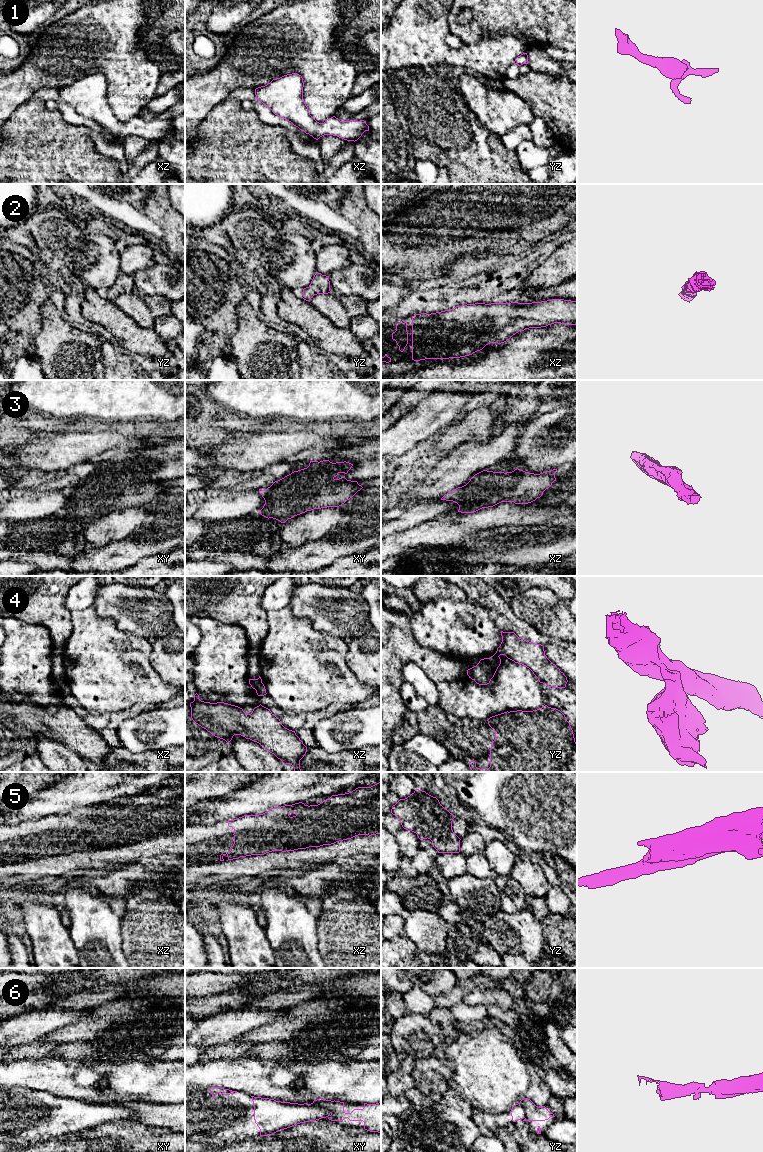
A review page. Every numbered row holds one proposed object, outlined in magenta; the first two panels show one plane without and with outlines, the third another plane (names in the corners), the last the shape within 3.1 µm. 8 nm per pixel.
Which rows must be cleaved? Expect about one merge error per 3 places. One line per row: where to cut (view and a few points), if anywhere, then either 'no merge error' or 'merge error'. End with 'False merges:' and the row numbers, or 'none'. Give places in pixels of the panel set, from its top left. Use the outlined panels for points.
1: no cut | no merge error
2: no cut | no merge error
3: no cut | no merge error
4: xz (258, 679), (258, 685), (255, 689) | merge error
5: no cut | no merge error
6: xy (313, 1101), (323, 1107), (329, 1115) | merge error
False merges: 4, 6

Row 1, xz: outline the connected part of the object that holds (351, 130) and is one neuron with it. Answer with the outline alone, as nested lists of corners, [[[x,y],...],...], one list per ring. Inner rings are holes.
[[[292,73],[256,88],[255,95],[257,100],[268,106],[275,115],[291,122],[316,140],[324,135],[333,135],[355,142],[365,131],[369,131],[364,120],[340,121],[333,116],[324,123],[317,122],[304,102],[303,87],[302,76]]]

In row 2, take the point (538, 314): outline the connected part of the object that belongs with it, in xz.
[[[577,302],[475,303],[412,316],[412,360],[472,355],[490,343],[504,343],[519,331],[554,323],[577,324]]]

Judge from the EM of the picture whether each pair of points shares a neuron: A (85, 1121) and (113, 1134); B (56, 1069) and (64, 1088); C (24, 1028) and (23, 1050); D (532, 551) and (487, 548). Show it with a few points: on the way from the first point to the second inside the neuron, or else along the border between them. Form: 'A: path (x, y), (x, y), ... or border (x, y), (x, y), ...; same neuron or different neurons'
A: border (119, 1120), (104, 1122), (84, 1129), (74, 1135); different neurons
B: path (56, 1074), (57, 1079), (61, 1083); same neuron
C: border (42, 1038), (10, 1048); different neurons
D: path (521, 548), (498, 548); same neuron

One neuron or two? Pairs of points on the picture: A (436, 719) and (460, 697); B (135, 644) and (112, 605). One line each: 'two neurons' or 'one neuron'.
A: two neurons
B: two neurons

